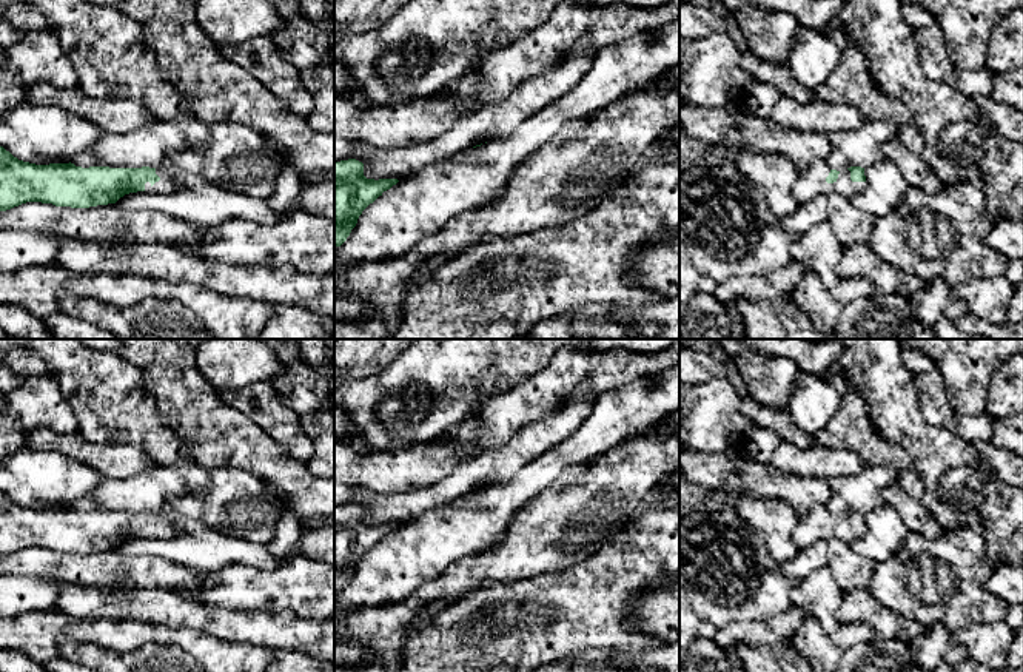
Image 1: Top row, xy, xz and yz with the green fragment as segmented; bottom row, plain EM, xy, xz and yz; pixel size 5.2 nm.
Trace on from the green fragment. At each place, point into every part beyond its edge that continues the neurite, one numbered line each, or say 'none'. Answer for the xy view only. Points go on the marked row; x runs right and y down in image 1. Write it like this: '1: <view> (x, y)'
1: xy (168, 171)

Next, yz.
1: yz (811, 182)

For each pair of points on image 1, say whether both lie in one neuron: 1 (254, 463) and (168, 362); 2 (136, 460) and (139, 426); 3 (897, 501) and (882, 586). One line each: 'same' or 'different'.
1: same
2: different
3: different

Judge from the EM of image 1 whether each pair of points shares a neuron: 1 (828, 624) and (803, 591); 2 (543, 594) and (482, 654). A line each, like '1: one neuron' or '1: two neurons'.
1: one neuron
2: one neuron

